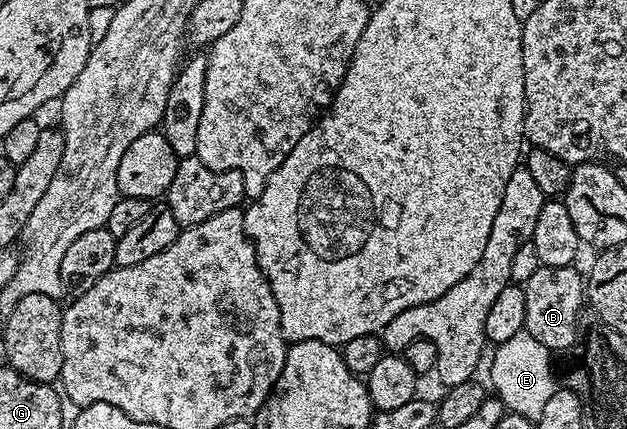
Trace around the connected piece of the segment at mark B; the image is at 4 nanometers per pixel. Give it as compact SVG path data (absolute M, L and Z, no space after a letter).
M539 266L523 286L525 324L523 329L533 340L541 340L552 352L567 350L579 334L579 309L585 306L585 278L570 266Z

